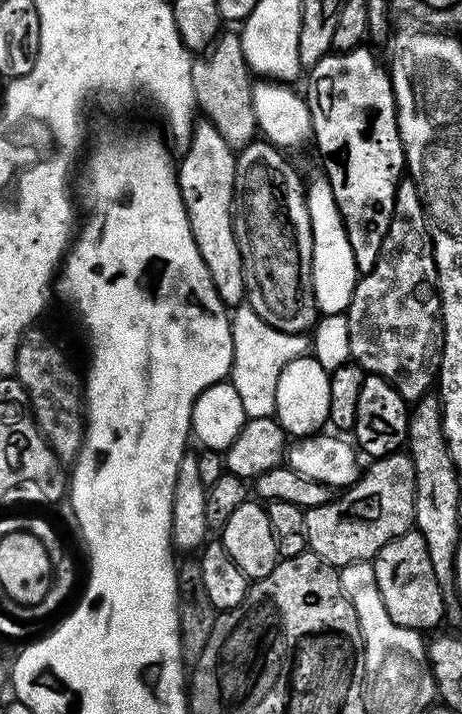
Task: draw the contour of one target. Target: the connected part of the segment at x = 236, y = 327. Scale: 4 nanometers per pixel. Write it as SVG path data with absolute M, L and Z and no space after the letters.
M241 306L231 313L232 322L232 370L230 382L238 392L248 418L272 416L276 410L276 391L278 374L286 362L294 358L307 356L310 352L310 340L299 332L274 330L250 307Z

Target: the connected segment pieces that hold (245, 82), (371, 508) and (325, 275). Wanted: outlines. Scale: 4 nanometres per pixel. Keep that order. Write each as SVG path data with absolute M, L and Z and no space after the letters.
M221 31L210 51L197 55L192 60L192 94L195 107L204 111L203 119L213 124L218 134L222 134L222 138L226 138L226 142L234 150L246 147L258 136L252 101L254 82L248 77L250 71L243 58L242 42L235 31Z
M401 450L373 459L355 484L326 504L305 511L308 548L327 564L341 570L348 564L371 561L394 538L413 531L416 522L414 462Z
M318 174L312 181L307 181L306 195L312 227L312 289L316 307L325 316L347 313L356 289L358 267L350 238L344 228L344 220L331 192L331 183L324 174Z

